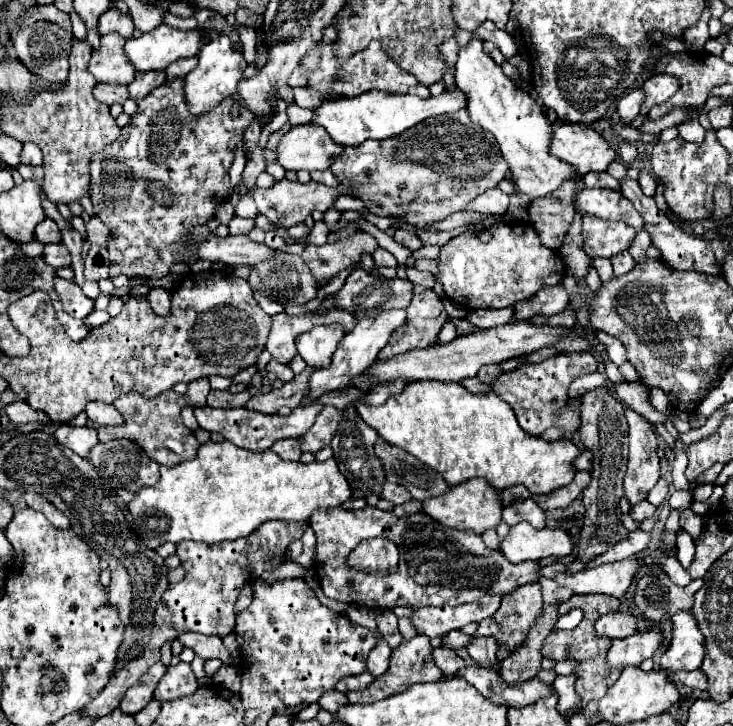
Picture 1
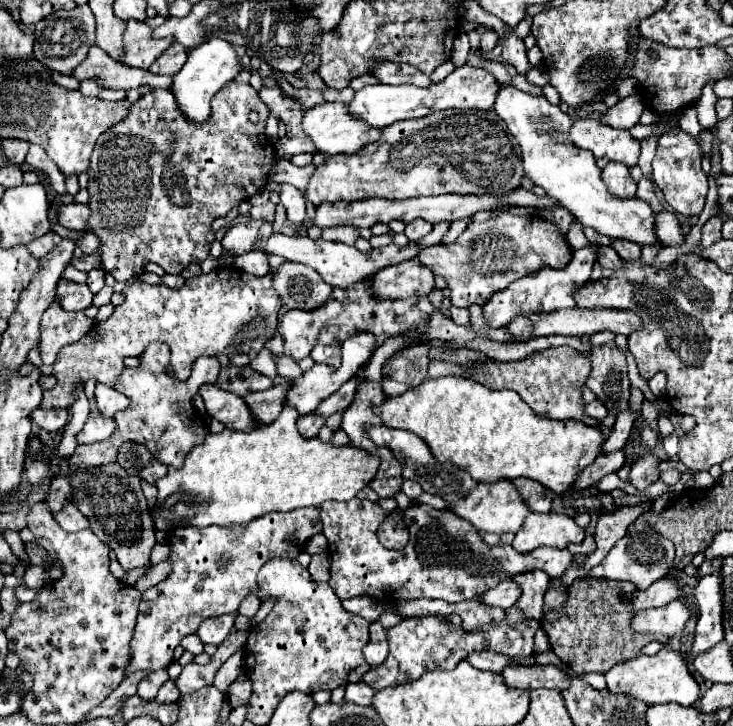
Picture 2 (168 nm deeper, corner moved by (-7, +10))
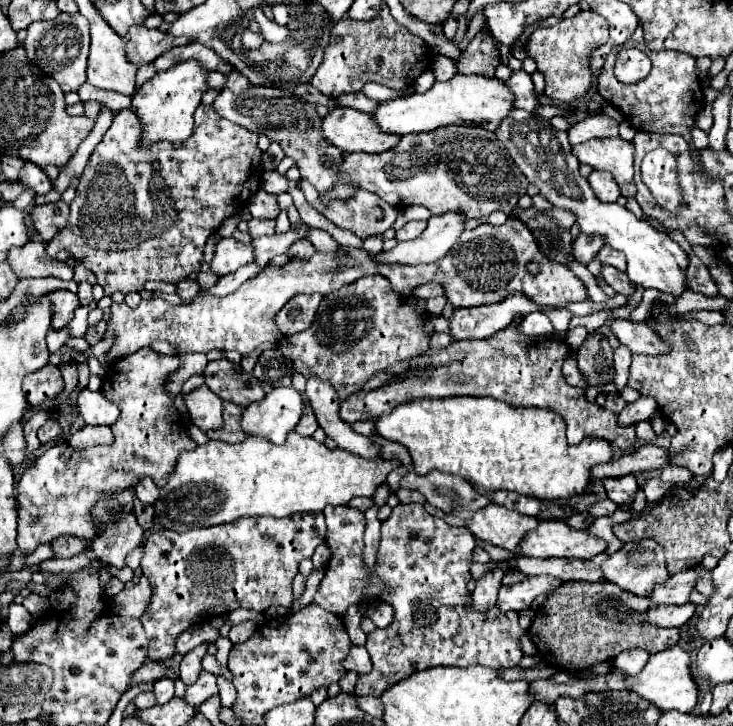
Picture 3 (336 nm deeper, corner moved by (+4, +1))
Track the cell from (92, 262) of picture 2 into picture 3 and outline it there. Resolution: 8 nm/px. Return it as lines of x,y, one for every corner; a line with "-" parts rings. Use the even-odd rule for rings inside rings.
30,240
20,248
12,248
6,260
18,278
54,276
62,280
73,279
72,269
65,262
50,258
46,254
46,244
38,240

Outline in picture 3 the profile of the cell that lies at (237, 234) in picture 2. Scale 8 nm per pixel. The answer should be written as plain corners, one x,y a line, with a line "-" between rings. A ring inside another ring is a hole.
252,218
252,220
248,222
248,226
250,226
250,236
256,238
256,236
274,234
274,226
276,226
276,222
270,220
270,218
260,218
260,220

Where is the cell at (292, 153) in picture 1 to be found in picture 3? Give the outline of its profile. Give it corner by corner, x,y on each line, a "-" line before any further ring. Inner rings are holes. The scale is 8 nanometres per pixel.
334,108
330,110
330,114
322,120
322,132
324,136
338,146
344,152
368,152
368,154
380,154
384,150
392,150
398,142
400,136
398,134
388,134
384,132
376,122
372,122
372,116
368,116
366,112
354,110
354,108

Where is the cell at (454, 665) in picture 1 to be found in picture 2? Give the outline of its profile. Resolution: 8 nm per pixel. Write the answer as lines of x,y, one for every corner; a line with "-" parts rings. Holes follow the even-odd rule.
491,651
471,652
465,657
473,667
500,673
505,667
514,665
508,655

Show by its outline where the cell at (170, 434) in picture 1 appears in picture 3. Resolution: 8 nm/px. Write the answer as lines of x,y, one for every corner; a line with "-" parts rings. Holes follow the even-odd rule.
142,348
130,356
114,360
102,380
102,394
120,408
120,418
112,424
114,444
112,446
94,446
84,450
74,450
68,444
56,444
46,448
44,454
30,466
20,482
18,482
18,548
22,554
32,554
34,548
42,542
52,542
60,536
78,536
84,540
96,538
96,526
92,522
92,508
104,494
118,494
128,486
140,482
140,478
150,476
154,484
160,488
168,482
168,476
174,472
178,456
184,450
194,450
196,444
190,440
186,433
178,432
172,428
172,422
178,418
176,408
168,394
164,392
166,376
175,371
180,365
178,356
162,356
152,352
150,348

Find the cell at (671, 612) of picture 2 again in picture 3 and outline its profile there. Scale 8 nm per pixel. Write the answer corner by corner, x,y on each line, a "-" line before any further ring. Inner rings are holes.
692,602
672,606
672,604
656,604
648,610
648,618
656,626
664,628
680,628
684,626
696,612
696,606

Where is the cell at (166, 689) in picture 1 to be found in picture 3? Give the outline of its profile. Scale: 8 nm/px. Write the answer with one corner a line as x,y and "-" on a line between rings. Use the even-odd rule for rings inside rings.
202,672
200,678
196,680
196,684
188,686
186,690
186,696
184,700
192,706
200,706
202,702
206,702
208,698
216,696
218,694
218,684
216,684
216,676
214,674
208,674
208,672

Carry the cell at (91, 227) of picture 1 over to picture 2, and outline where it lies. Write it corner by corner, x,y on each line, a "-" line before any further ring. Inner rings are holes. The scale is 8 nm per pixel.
79,203
63,205
59,211
59,223
63,223
67,229
75,229
75,231
83,231
83,233
87,231
89,217
91,217
91,209
87,205
79,205

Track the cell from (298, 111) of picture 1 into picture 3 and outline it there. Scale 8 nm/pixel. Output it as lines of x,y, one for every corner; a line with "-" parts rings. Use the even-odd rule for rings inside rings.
356,92
356,94
344,94
344,96
336,98
336,102
338,102
340,106
358,108
358,110
362,110
362,112
374,112
376,106
380,104
378,100
372,100
372,98
364,96
364,94
360,94
360,92

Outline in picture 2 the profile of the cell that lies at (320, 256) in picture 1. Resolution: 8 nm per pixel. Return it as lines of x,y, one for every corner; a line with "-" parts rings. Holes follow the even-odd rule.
353,225
327,227
327,229
323,229
321,237
325,241
337,241
337,243
345,243
345,245
355,245
355,241
359,239
359,229
353,227

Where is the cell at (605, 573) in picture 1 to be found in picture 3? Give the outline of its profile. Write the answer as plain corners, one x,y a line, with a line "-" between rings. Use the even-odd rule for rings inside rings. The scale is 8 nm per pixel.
652,540
624,544
622,550
604,562
602,570
608,582
616,582
620,588
636,596
648,596
656,586
664,584
670,578
666,570
664,550
660,550
660,544

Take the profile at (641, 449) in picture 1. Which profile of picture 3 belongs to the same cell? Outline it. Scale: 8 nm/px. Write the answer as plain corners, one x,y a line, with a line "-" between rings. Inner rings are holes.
632,474
622,476
622,478
614,478
612,482
608,482
608,478
604,478
602,484
606,488
608,498
614,504
632,504
632,500
638,492
638,484
636,484
636,478

